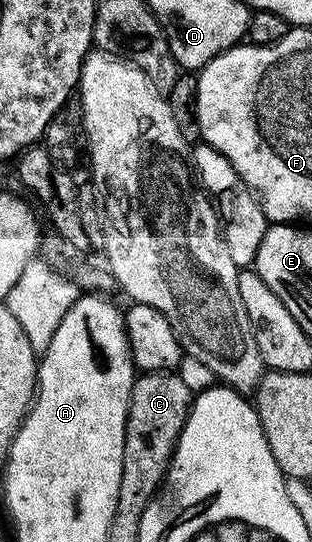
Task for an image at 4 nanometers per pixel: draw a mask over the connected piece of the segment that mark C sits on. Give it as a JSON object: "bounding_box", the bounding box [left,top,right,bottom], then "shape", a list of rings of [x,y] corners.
{"bounding_box":[117,371,191,517],"shape":[[[147,371],[138,374],[129,394],[129,416],[125,422],[125,452],[121,474],[121,495],[117,498],[117,515],[123,517],[129,507],[144,504],[160,488],[169,460],[177,448],[183,425],[189,416],[191,391],[173,371]]]}

